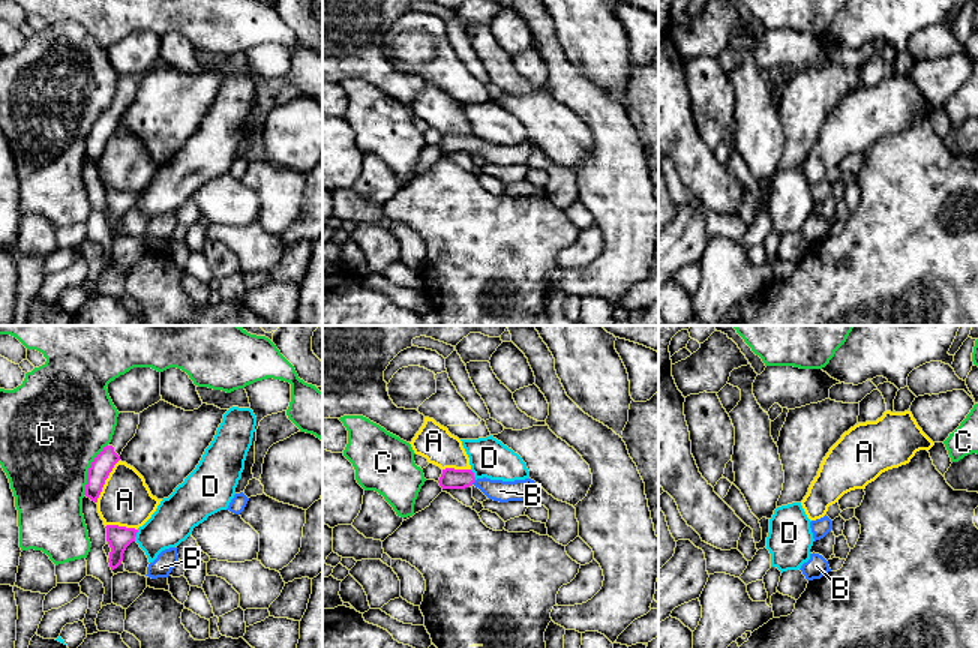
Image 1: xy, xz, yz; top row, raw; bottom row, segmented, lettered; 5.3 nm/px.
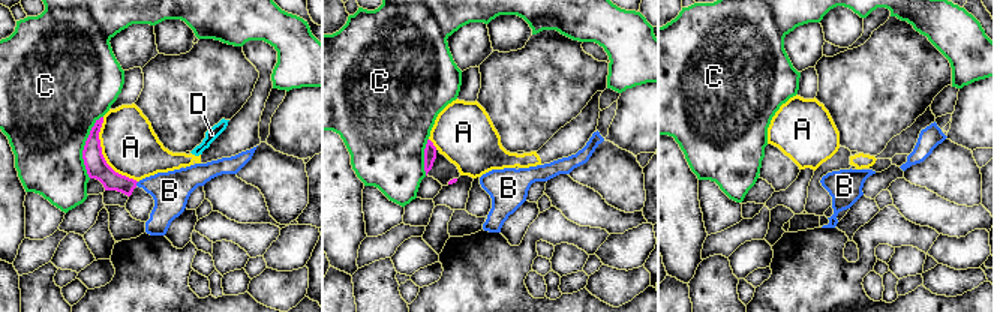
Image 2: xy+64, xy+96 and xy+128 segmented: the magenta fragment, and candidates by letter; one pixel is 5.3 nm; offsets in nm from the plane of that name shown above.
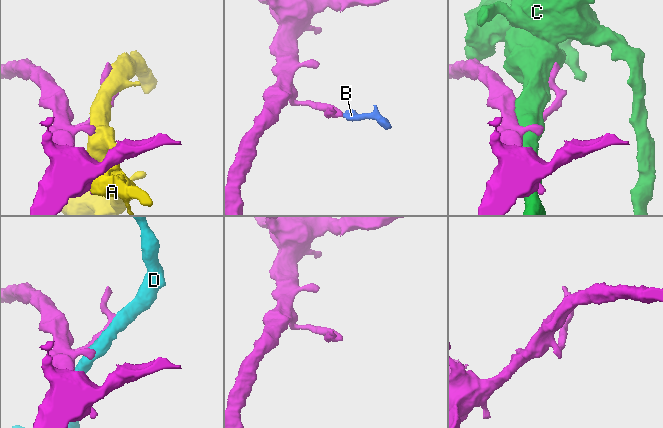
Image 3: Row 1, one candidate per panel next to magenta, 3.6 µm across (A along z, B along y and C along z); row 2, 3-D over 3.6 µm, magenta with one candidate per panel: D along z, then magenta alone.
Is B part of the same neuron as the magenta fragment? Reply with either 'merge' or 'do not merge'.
merge

